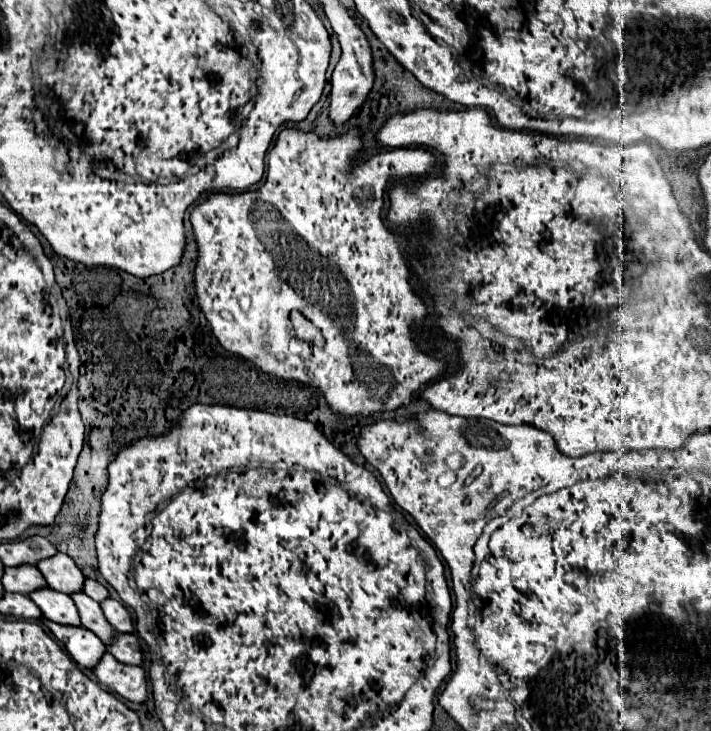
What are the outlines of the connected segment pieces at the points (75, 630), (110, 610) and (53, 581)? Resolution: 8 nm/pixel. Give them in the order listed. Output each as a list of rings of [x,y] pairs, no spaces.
[[[41,619],[41,623],[57,637],[57,641],[63,643],[63,647],[81,667],[91,669],[95,661],[99,661],[105,653],[103,641],[99,641],[99,637],[95,637],[95,633],[91,633],[89,629],[73,625],[55,625],[47,619]]]
[[[107,597],[103,599],[101,603],[101,609],[103,609],[103,615],[107,617],[107,621],[121,633],[133,633],[133,621],[131,621],[131,615],[129,611],[119,603],[115,601],[113,597]]]
[[[55,553],[55,557],[47,557],[45,561],[39,561],[37,569],[43,573],[49,587],[63,591],[63,593],[75,593],[83,589],[83,573],[77,569],[73,559],[65,553]]]

